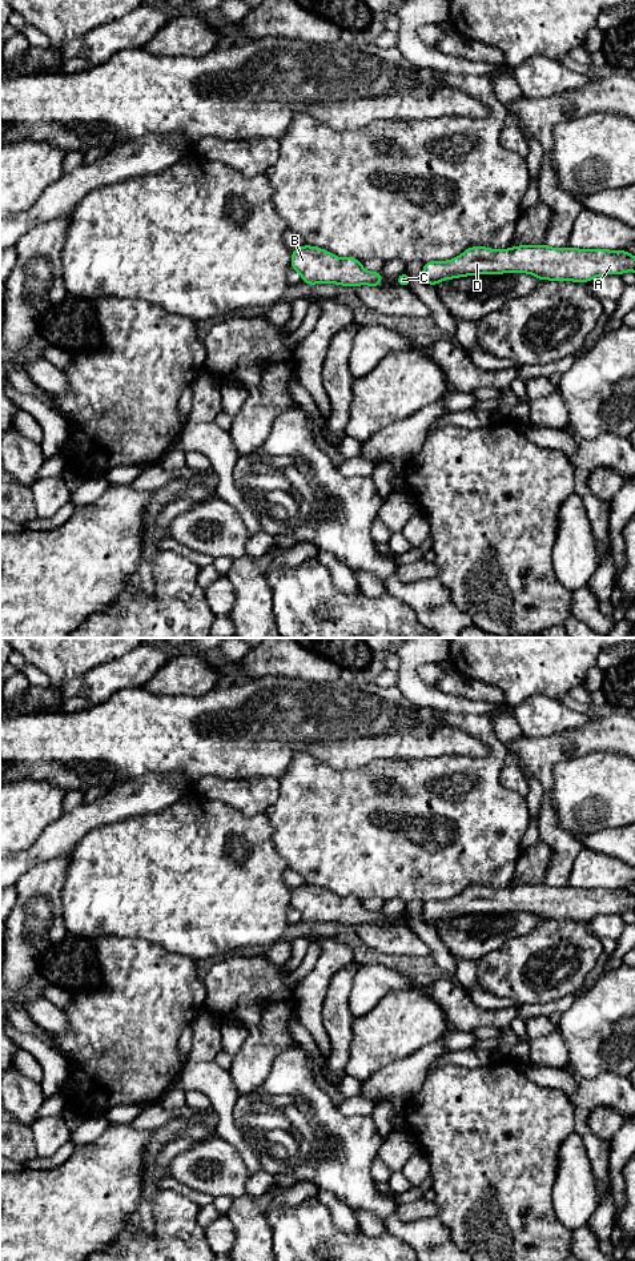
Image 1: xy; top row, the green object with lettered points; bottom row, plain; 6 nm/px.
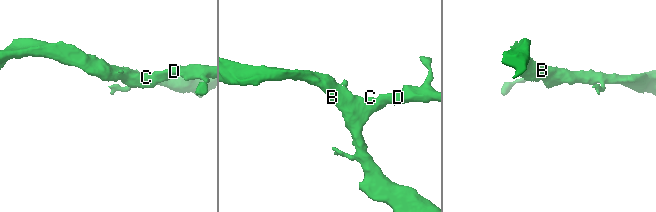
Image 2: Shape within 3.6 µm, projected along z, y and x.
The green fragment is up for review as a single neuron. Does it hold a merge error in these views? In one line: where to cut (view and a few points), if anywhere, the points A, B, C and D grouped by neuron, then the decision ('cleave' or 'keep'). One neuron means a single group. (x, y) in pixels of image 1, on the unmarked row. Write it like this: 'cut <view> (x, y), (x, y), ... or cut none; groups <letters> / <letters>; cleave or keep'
cut none; groups A B C D; keep

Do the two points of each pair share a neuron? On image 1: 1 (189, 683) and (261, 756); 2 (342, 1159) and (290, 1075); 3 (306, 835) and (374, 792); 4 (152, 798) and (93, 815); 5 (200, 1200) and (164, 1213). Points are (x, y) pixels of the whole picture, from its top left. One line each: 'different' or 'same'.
1: different
2: same
3: same
4: same
5: different

